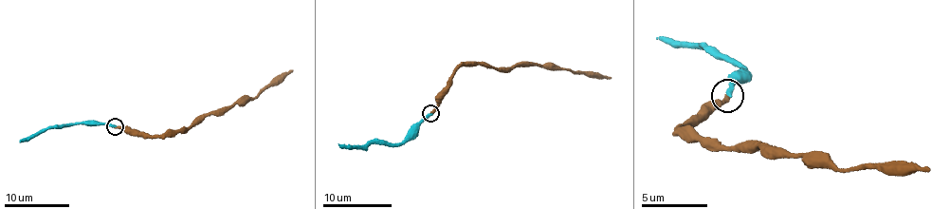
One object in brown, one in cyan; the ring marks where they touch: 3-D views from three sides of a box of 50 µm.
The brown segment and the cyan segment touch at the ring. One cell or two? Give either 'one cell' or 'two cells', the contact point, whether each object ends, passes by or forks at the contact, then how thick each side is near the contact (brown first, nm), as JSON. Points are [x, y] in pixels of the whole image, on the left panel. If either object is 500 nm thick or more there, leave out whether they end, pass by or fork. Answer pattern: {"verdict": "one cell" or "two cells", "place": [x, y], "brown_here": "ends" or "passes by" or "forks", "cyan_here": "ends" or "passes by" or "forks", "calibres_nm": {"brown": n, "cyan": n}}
{"verdict": "one cell", "place": [115, 126], "brown_here": "ends", "cyan_here": "ends", "calibres_nm": {"brown": 360, "cyan": 360}}

